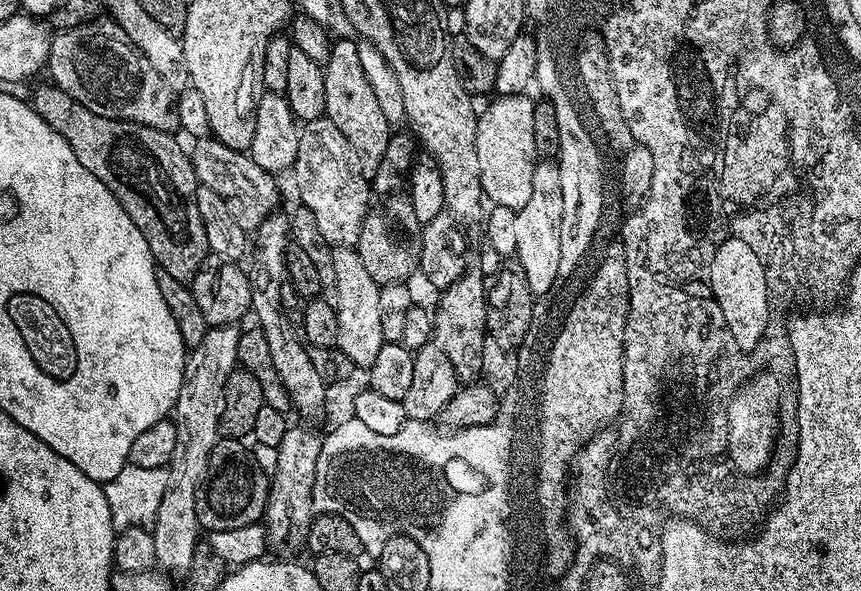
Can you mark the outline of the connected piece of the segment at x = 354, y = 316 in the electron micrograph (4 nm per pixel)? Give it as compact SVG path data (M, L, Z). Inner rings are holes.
M337 247L332 252L334 275L337 278L337 290L334 293L334 305L338 320L338 347L346 353L350 362L360 370L368 370L378 358L378 350L382 350L385 341L382 334L379 294L381 285L374 283L366 268L362 266L362 258L355 247Z

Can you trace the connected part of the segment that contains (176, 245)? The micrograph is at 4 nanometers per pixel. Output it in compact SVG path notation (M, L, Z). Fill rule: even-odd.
M51 82L36 88L30 103L54 131L68 140L78 162L122 202L130 222L142 230L158 268L180 281L191 281L209 251L206 230L198 214L198 181L185 150L167 136L165 129L94 114Z

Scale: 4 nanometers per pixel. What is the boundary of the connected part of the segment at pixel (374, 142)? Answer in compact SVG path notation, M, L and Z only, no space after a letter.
M355 40L335 41L331 45L331 55L323 65L324 110L326 119L334 122L352 149L355 163L362 175L372 178L380 164L384 162L386 146L390 139L390 125L382 114L381 107L374 96L374 90L366 80L359 57L360 44Z

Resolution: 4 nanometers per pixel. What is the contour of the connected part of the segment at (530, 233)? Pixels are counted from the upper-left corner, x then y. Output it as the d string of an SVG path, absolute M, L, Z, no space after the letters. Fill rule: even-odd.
M550 160L537 163L534 170L531 198L514 216L513 237L516 240L515 259L530 293L545 296L552 291L560 266L560 224L563 198L557 165Z

